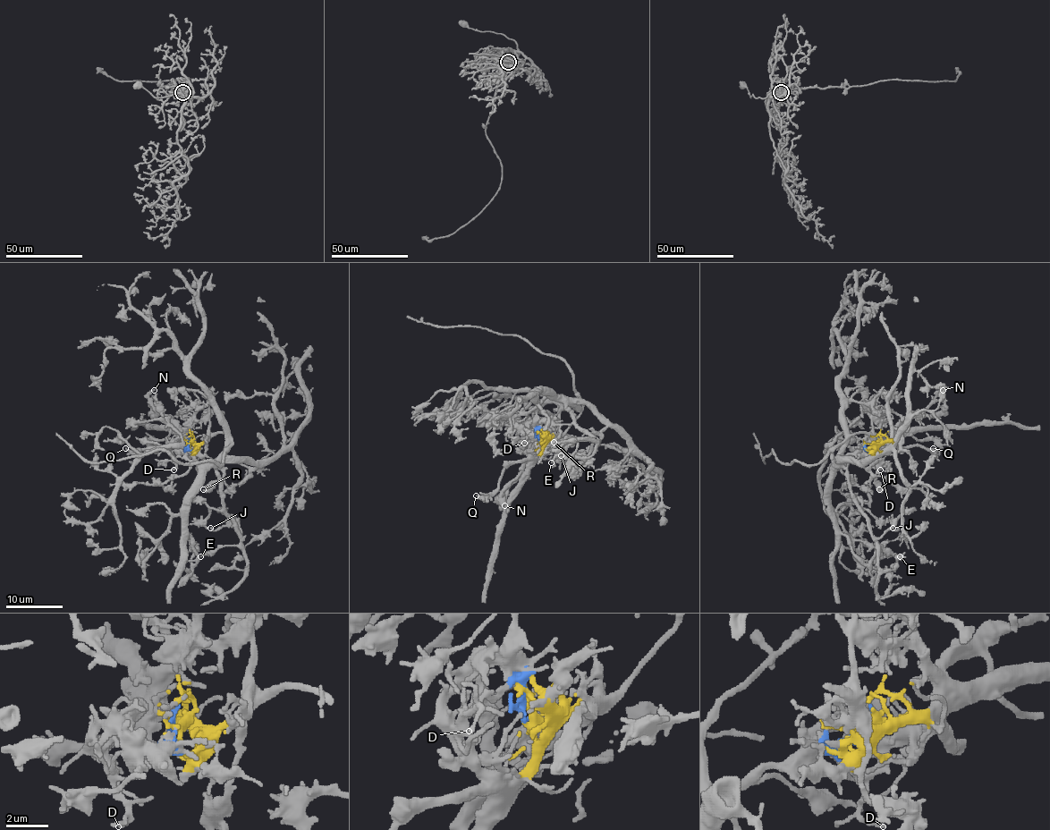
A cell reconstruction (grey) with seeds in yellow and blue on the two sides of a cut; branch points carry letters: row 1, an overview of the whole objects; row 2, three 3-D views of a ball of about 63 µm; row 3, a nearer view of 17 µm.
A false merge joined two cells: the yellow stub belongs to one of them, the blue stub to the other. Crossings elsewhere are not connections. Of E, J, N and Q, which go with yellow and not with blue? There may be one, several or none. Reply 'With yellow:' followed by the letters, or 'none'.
With yellow: N, Q

